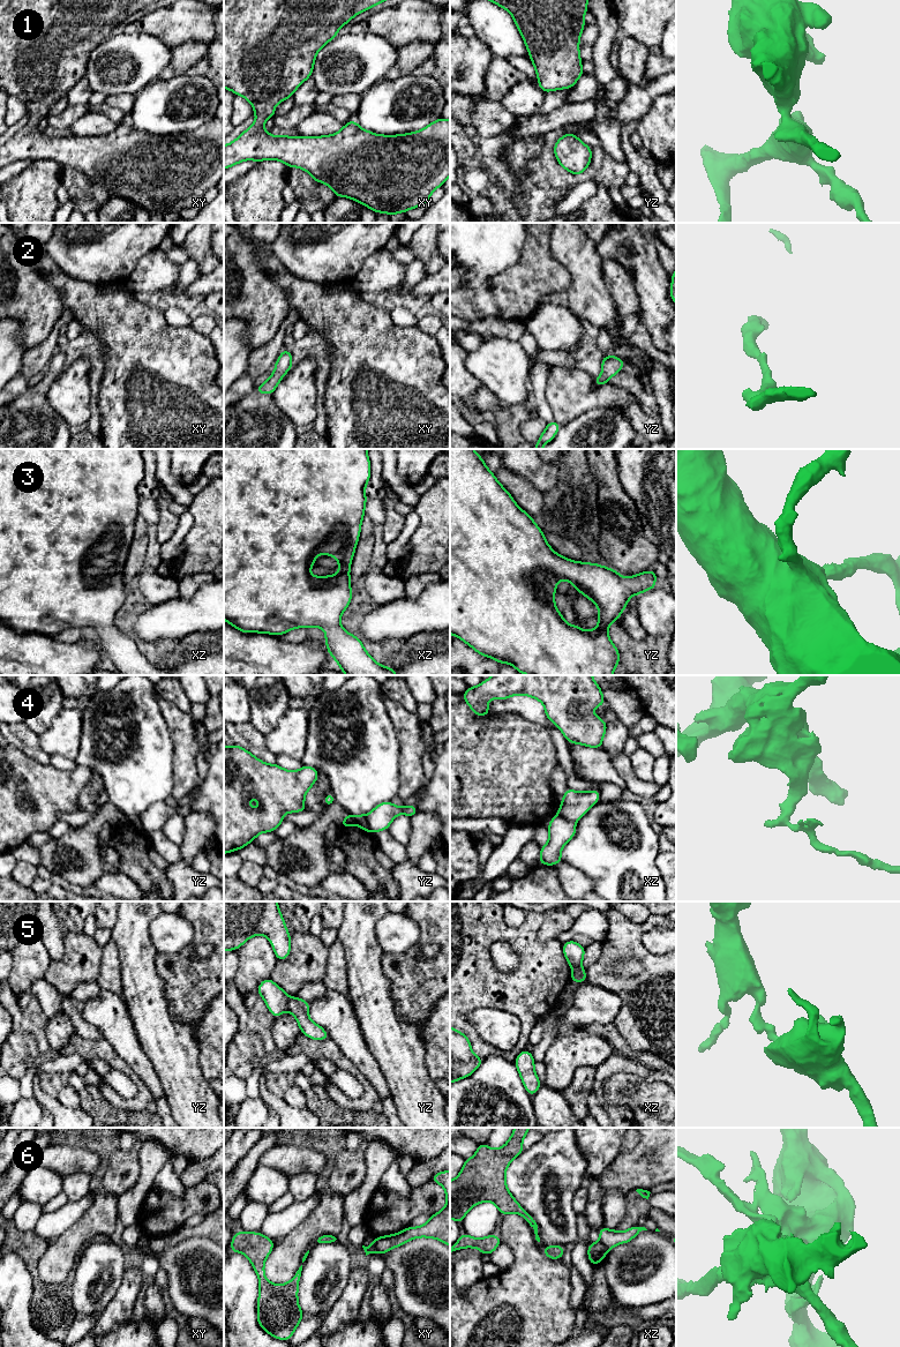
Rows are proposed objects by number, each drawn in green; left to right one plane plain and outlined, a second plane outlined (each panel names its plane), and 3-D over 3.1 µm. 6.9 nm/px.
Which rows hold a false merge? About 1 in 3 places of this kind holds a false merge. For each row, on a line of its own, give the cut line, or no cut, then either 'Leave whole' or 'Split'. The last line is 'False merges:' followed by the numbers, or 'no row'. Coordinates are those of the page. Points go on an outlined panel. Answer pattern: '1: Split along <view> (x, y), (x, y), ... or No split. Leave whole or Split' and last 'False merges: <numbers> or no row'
1: No split. Leave whole
2: No split. Leave whole
3: No split. Leave whole
4: Split along yz (365, 815), (369, 831). Split
5: Split along yz (290, 997), (286, 1009). Split
6: Split along xy (374, 1241), (375, 1248), (380, 1252). Split
False merges: 4, 5, 6

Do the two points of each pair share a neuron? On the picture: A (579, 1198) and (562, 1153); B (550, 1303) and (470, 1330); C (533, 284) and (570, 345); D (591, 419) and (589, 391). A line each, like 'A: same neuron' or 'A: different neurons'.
A: different neurons
B: same neuron
C: different neurons
D: different neurons

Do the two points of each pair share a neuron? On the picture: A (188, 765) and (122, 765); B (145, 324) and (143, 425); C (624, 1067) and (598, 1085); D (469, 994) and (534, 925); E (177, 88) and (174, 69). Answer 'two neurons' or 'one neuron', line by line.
A: two neurons
B: one neuron
C: one neuron
D: one neuron
E: two neurons

